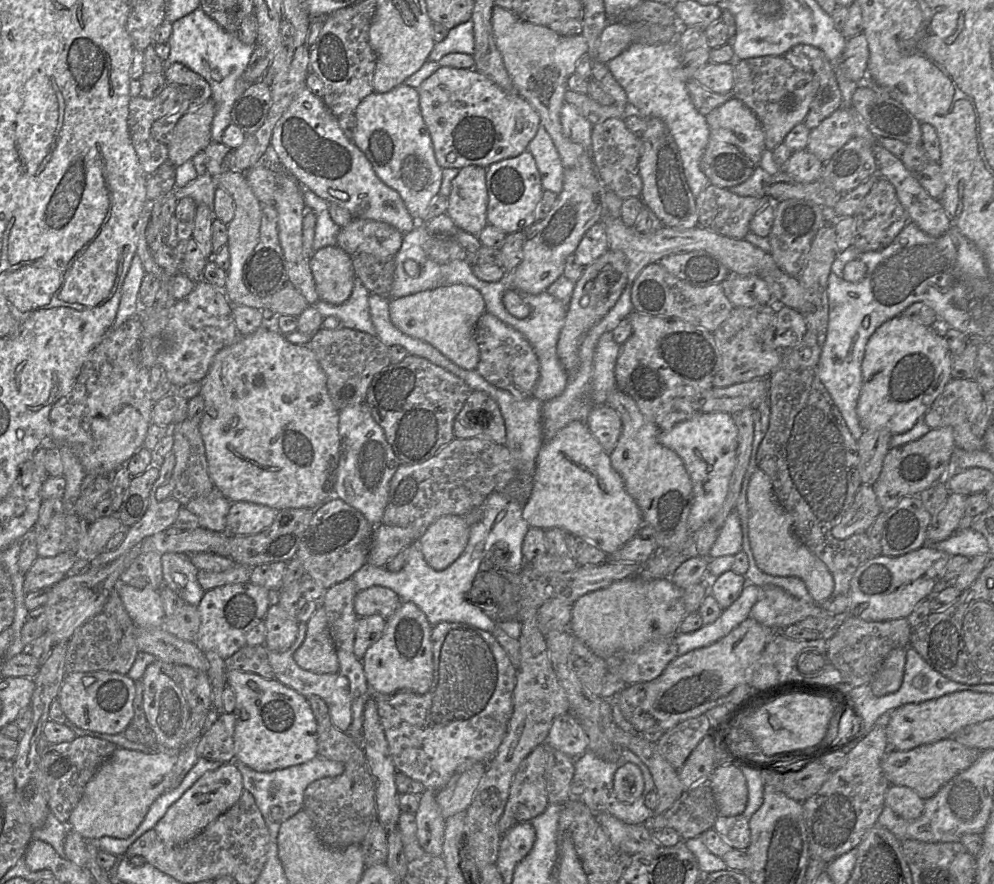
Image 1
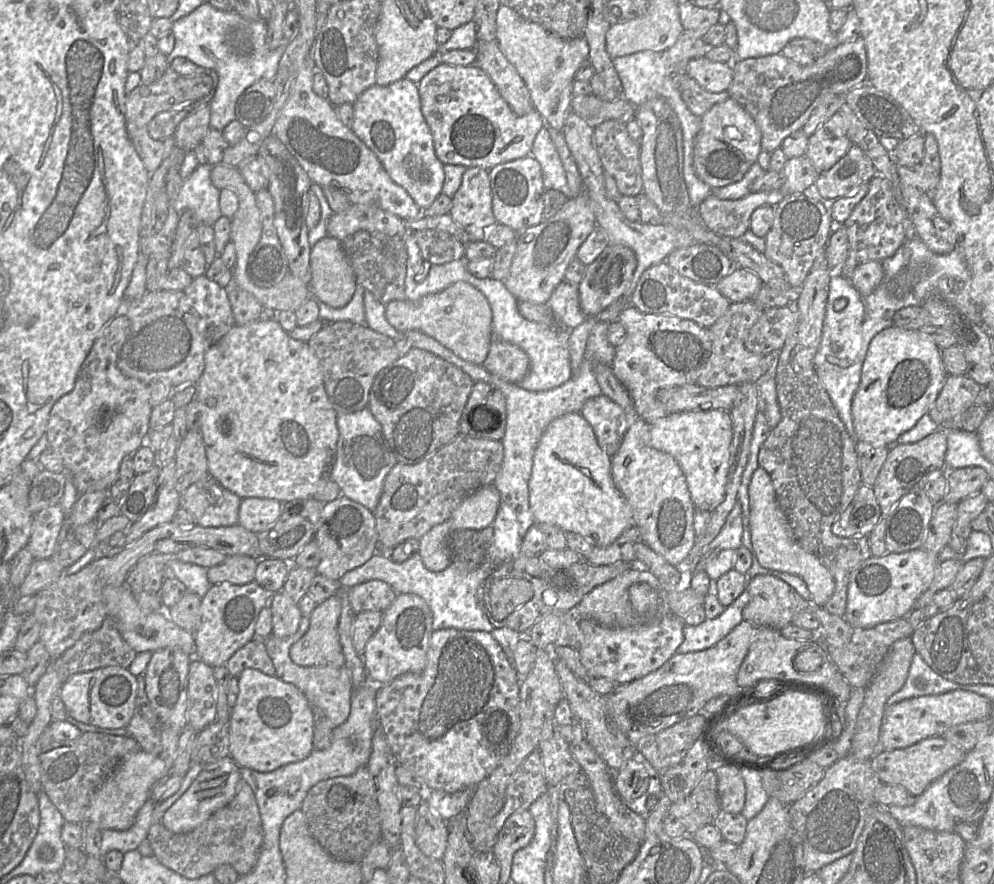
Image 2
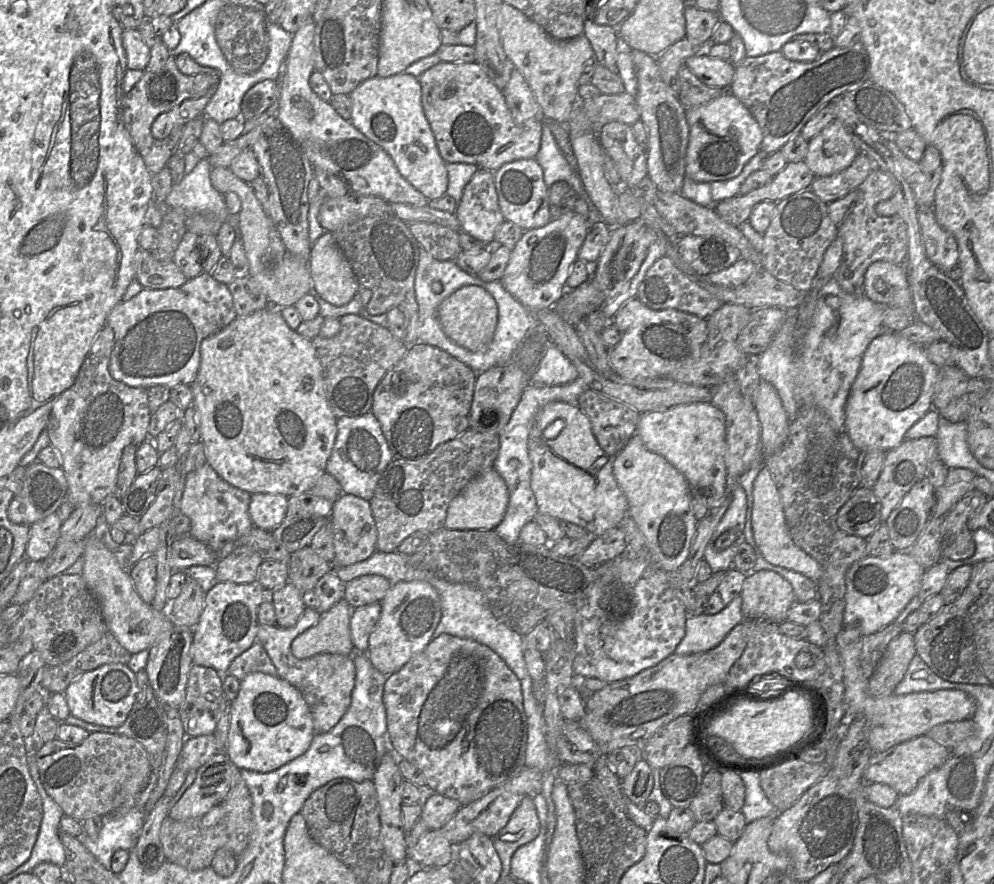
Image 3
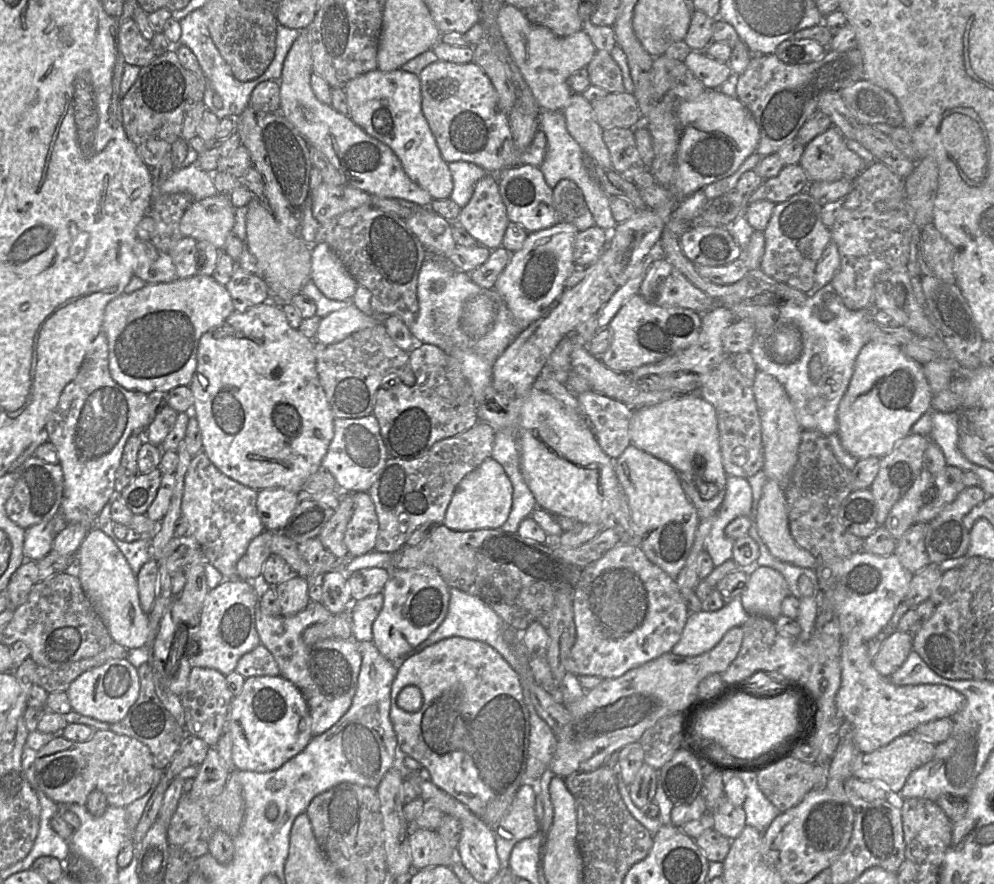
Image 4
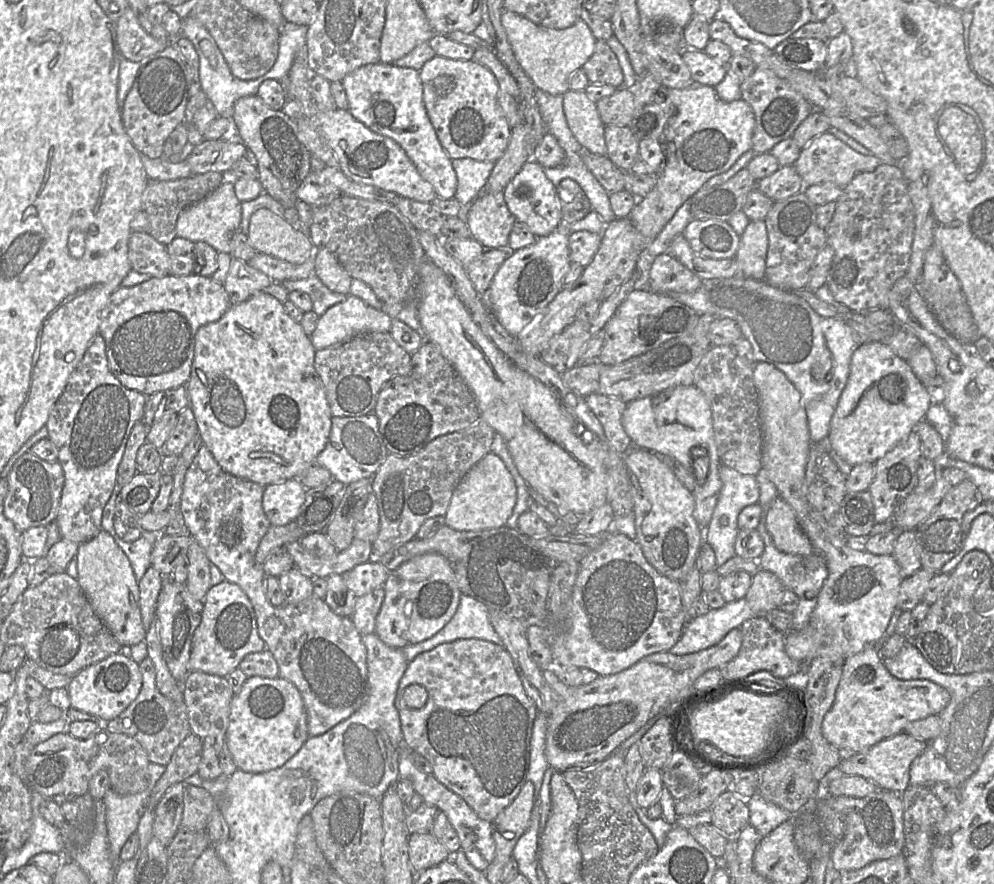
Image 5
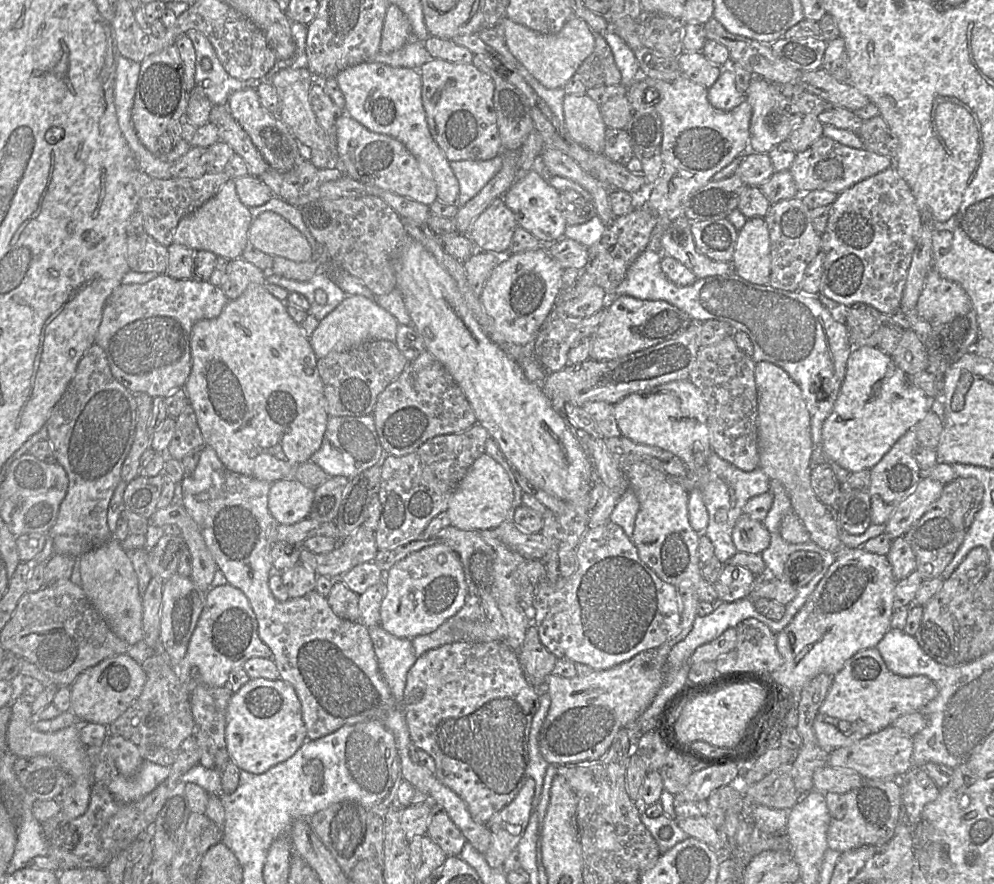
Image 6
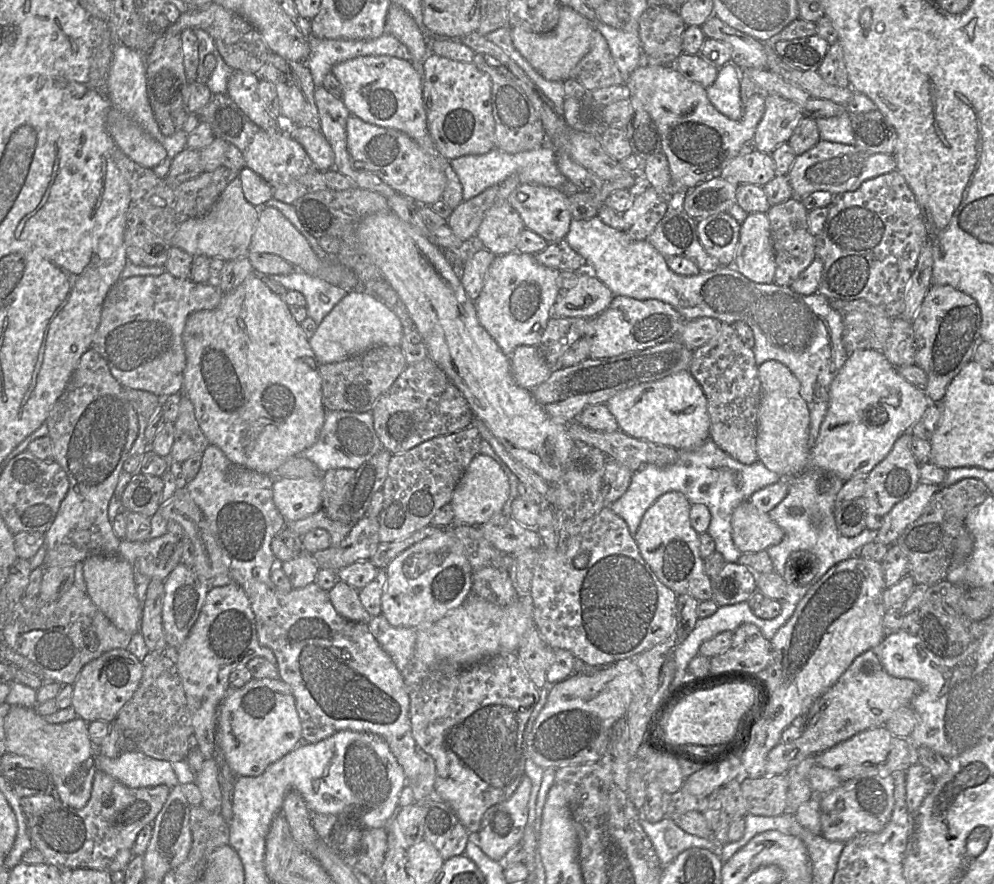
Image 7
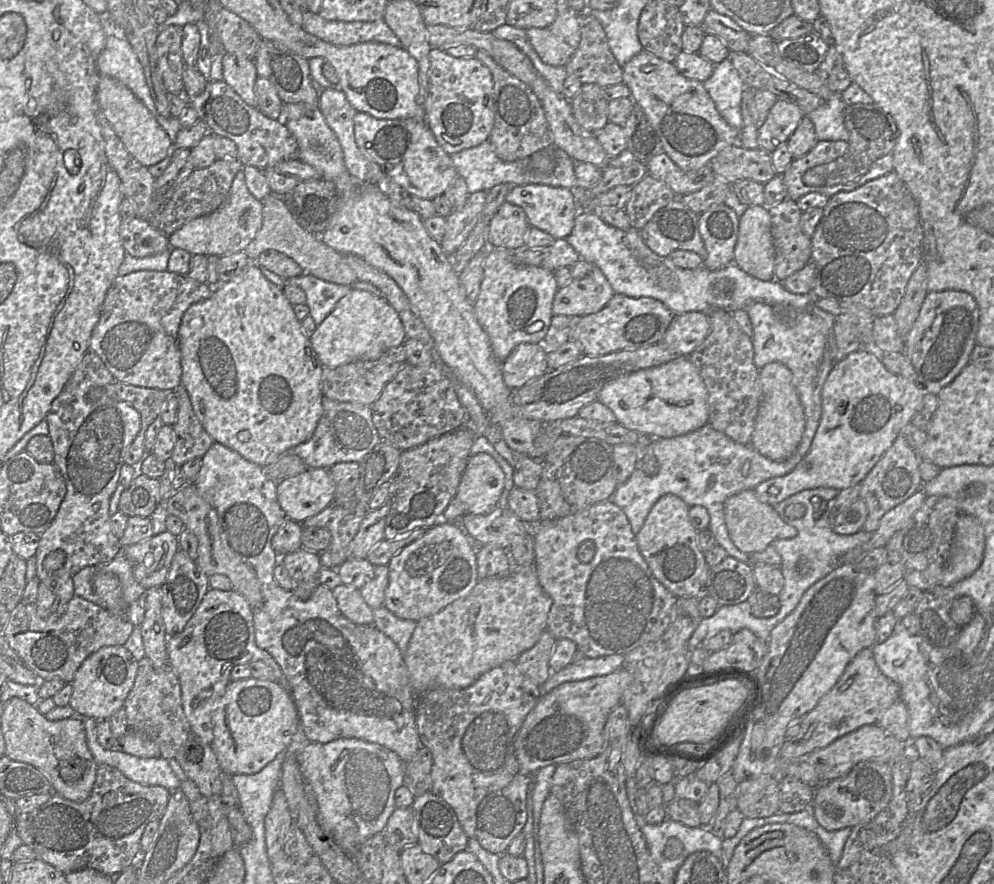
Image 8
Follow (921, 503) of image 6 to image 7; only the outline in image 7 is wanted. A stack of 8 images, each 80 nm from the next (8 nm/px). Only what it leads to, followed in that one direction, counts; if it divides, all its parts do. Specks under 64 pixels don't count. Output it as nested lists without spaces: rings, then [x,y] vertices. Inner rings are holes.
[[[921,481],[905,499],[893,506],[877,530],[875,542],[893,545],[904,530],[917,520],[938,491],[939,486]]]

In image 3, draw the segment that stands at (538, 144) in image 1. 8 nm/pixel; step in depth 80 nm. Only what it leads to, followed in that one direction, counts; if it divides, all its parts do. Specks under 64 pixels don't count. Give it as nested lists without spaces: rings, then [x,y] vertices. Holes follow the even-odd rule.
[[[544,120],[540,148],[535,159],[543,170],[543,178],[547,187],[550,188],[558,181],[564,181],[568,183],[577,192],[578,195],[584,195],[584,197],[588,200],[588,219],[590,222],[596,223],[597,221],[603,221],[585,192],[583,182],[577,171],[577,161],[576,167],[572,167],[569,164],[559,149],[555,138],[553,137],[550,129],[545,124]]]

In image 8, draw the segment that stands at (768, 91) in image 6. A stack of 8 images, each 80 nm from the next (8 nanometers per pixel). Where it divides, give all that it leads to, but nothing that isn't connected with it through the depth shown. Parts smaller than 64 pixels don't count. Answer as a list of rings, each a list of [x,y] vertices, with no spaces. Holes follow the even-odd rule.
[[[778,99],[758,128],[759,148],[772,153],[780,144],[787,143],[803,116],[797,105]]]

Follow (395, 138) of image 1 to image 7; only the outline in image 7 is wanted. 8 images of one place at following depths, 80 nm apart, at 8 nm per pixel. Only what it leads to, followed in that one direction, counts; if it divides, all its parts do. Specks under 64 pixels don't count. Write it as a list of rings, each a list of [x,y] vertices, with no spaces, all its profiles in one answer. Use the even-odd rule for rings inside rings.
[[[367,55],[338,63],[332,72],[341,84],[342,99],[351,115],[371,124],[406,133],[423,151],[438,159],[447,178],[441,199],[450,208],[456,208],[463,201],[462,186],[450,161],[439,153],[429,133],[419,68],[412,61],[390,55]]]

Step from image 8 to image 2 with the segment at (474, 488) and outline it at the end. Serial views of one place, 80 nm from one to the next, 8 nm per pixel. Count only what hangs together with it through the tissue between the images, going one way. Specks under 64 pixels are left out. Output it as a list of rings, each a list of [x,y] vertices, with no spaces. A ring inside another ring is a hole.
[[[490,484],[466,497],[447,521],[453,530],[481,531],[494,521],[499,506],[500,493],[494,484]]]

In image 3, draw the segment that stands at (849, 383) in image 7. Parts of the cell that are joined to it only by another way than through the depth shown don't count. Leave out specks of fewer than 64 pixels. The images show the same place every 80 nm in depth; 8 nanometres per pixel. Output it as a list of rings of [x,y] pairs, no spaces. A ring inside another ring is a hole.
[[[896,332],[875,337],[861,360],[845,406],[844,431],[859,450],[889,451],[933,407],[938,367],[927,357],[925,346],[912,343]]]

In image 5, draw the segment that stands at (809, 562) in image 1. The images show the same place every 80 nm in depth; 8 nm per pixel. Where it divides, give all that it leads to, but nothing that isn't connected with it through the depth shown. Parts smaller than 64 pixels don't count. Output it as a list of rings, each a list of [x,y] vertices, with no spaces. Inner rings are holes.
[[[780,496],[772,502],[765,523],[774,545],[781,552],[802,556],[813,553],[814,547],[800,527],[794,510]]]

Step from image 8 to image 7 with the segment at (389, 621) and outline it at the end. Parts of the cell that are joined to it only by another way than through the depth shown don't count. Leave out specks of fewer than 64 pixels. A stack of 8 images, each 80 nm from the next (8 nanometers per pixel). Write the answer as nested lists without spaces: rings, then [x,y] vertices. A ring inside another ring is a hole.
[[[382,614],[370,617],[368,626],[382,649],[391,657],[397,669],[403,674],[413,659],[416,629],[394,627]]]

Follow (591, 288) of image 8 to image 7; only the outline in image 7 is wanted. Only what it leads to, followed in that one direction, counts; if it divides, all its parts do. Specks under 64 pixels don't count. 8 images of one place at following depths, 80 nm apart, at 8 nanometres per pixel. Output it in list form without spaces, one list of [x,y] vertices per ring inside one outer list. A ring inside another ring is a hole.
[[[587,268],[578,272],[574,287],[560,292],[552,315],[591,319],[609,306],[613,296],[611,290]]]

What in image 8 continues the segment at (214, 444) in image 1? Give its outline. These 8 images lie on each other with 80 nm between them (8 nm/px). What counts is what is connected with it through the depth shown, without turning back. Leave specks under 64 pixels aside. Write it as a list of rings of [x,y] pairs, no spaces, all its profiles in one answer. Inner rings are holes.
[[[249,263],[242,271],[227,283],[218,284],[209,298],[193,303],[183,314],[178,329],[181,351],[181,383],[186,388],[193,409],[199,421],[215,442],[238,452],[245,459],[263,467],[275,462],[292,449],[309,440],[313,435],[323,412],[321,374],[323,365],[319,361],[308,337],[303,333],[301,323],[296,318],[293,305],[283,291],[270,282],[255,263]]]

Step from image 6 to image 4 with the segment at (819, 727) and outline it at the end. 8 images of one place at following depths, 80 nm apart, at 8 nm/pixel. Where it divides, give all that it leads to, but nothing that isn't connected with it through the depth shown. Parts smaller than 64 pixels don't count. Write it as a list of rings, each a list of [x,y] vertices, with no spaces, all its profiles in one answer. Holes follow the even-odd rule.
[[[848,635],[842,638],[841,645],[841,684],[835,698],[838,717],[851,725],[851,738],[861,753],[873,752],[896,739],[911,733],[915,728],[929,721],[951,718],[965,703],[965,697],[960,692],[945,685],[894,685],[889,677],[882,676],[873,666],[873,660],[868,655],[866,641],[859,635]]]

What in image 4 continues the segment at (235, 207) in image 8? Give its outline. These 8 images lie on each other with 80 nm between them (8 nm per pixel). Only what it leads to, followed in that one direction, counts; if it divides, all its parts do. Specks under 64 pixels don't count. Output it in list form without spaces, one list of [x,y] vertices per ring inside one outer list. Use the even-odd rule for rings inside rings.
[[[218,193],[194,201],[181,218],[180,231],[183,237],[194,238],[197,242],[208,241],[223,251],[234,224],[235,208],[229,195]]]

